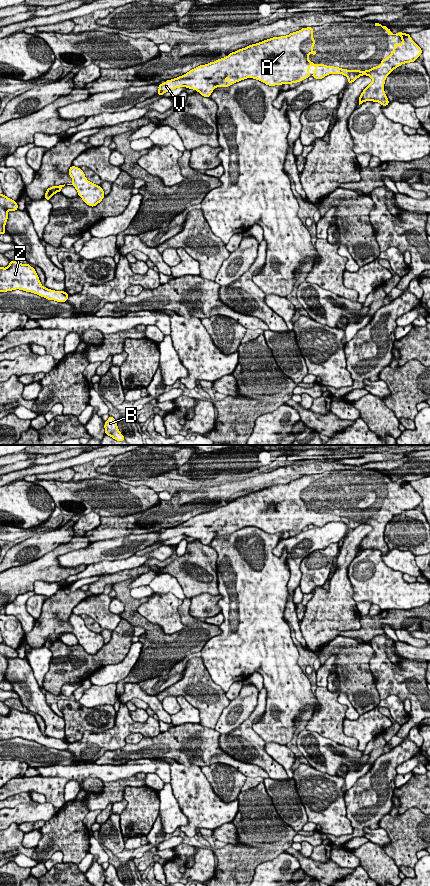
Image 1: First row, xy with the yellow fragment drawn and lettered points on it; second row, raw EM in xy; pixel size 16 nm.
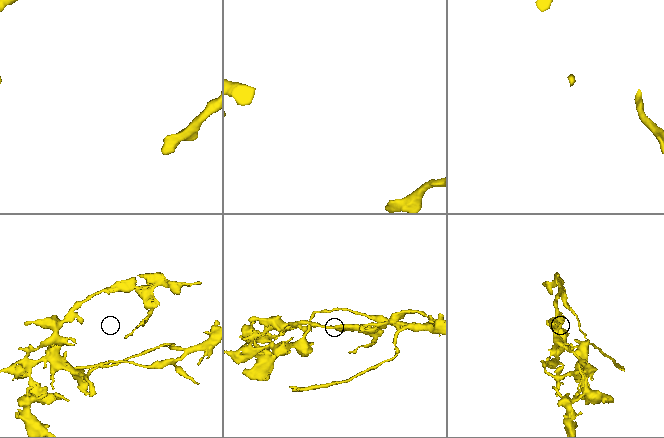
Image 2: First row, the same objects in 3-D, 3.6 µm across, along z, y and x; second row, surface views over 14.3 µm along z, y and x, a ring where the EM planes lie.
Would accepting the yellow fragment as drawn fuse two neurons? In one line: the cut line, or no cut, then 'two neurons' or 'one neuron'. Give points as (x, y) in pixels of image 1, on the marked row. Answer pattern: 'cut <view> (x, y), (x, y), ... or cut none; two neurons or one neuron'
cut none; one neuron

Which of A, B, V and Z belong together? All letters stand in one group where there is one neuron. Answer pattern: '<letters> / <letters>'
A B V Z

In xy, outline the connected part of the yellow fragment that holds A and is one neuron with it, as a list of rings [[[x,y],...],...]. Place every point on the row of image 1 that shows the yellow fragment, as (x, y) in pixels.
[[[375,23],[375,26],[381,26],[383,29],[385,29],[388,33],[388,35],[400,35],[401,36],[401,39],[402,39],[402,44],[400,45],[399,43],[393,43],[393,51],[391,52],[391,55],[390,56],[387,56],[385,59],[382,59],[381,60],[381,65],[380,66],[376,66],[376,67],[373,67],[372,69],[369,69],[369,70],[365,70],[365,71],[360,71],[360,70],[347,70],[347,69],[342,69],[342,68],[339,68],[339,67],[334,67],[334,66],[326,66],[325,64],[315,64],[314,62],[311,62],[308,60],[308,56],[312,53],[313,55],[316,54],[316,51],[313,51],[313,46],[315,45],[315,39],[313,38],[313,27],[308,27],[308,28],[302,28],[301,30],[299,31],[296,31],[296,32],[293,32],[293,33],[290,33],[289,35],[287,36],[281,36],[281,37],[273,37],[273,38],[270,38],[268,40],[264,40],[260,43],[256,43],[256,44],[252,44],[252,45],[249,45],[245,48],[242,48],[242,49],[238,49],[237,51],[235,52],[232,52],[230,53],[227,57],[225,58],[221,58],[221,59],[218,59],[216,60],[215,62],[210,62],[208,64],[205,64],[205,65],[200,65],[198,66],[197,68],[194,68],[192,70],[190,70],[189,72],[187,72],[186,74],[182,75],[182,76],[179,76],[177,78],[174,78],[174,79],[171,79],[171,80],[167,80],[165,81],[163,84],[159,84],[158,85],[158,88],[159,88],[159,91],[158,91],[158,95],[159,96],[162,96],[164,93],[168,92],[168,91],[171,91],[173,89],[176,89],[176,88],[180,88],[180,87],[186,87],[186,88],[189,88],[189,89],[193,89],[193,90],[196,90],[198,91],[202,96],[204,97],[210,97],[211,93],[213,92],[213,90],[216,88],[216,87],[228,87],[228,86],[231,86],[233,85],[234,83],[236,82],[239,82],[243,79],[247,79],[247,78],[253,78],[253,79],[257,79],[263,83],[265,83],[266,85],[269,85],[269,86],[275,86],[275,85],[282,85],[282,84],[285,84],[285,83],[288,83],[288,84],[292,84],[292,83],[298,83],[299,81],[303,81],[304,79],[308,78],[309,76],[313,76],[315,79],[322,79],[324,78],[325,76],[327,76],[328,74],[343,74],[345,75],[347,78],[348,78],[348,84],[350,83],[353,83],[357,78],[359,78],[360,76],[362,75],[367,75],[369,77],[371,77],[373,79],[373,82],[371,84],[369,84],[364,90],[363,92],[361,93],[360,97],[359,97],[359,105],[362,104],[363,102],[365,101],[373,101],[373,102],[379,102],[382,106],[387,106],[389,104],[389,100],[384,92],[384,84],[385,84],[385,80],[386,80],[386,77],[397,67],[401,66],[402,64],[404,63],[410,63],[410,62],[415,62],[416,59],[422,54],[422,49],[412,40],[412,38],[410,37],[410,34],[406,34],[406,33],[402,33],[402,32],[398,32],[396,34],[393,34],[391,32],[391,30],[386,27],[386,26],[382,26],[381,24],[379,23]]]

